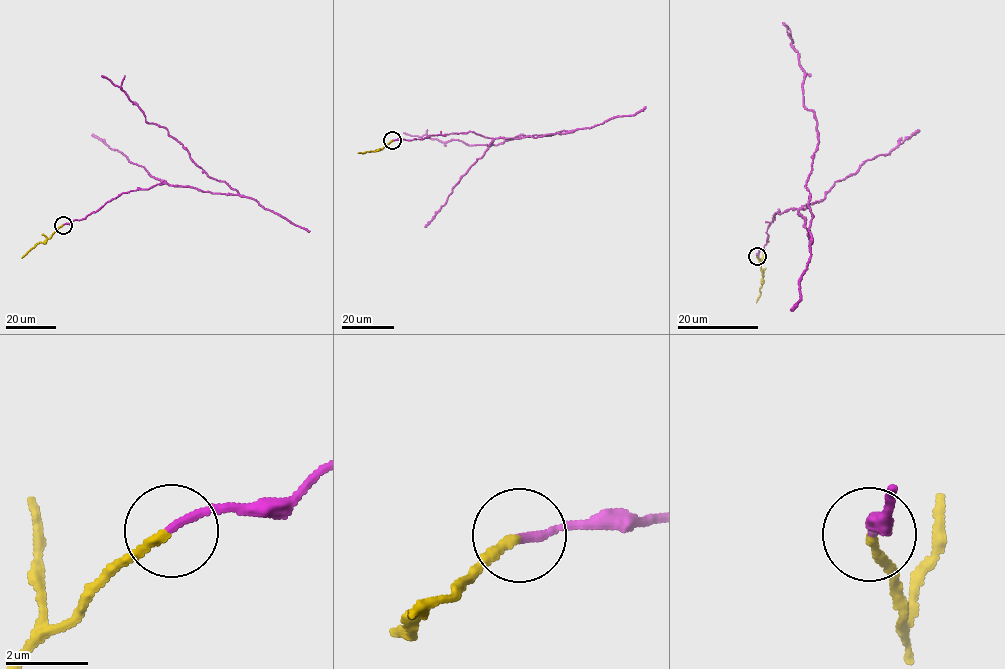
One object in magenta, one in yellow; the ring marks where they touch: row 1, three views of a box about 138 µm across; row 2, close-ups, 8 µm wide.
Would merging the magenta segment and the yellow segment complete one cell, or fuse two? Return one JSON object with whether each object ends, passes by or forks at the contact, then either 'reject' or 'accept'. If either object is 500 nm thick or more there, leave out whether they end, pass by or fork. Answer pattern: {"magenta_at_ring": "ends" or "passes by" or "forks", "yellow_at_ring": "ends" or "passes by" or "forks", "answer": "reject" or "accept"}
{"magenta_at_ring": "ends", "yellow_at_ring": "ends", "answer": "reject"}

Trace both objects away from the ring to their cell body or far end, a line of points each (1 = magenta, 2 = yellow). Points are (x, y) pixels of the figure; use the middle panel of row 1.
1: (392, 140), (473, 131), (494, 138), (568, 131), (520, 134), (490, 145), (456, 139), (440, 141), (403, 132)
2: (392, 140), (382, 149), (358, 153)

